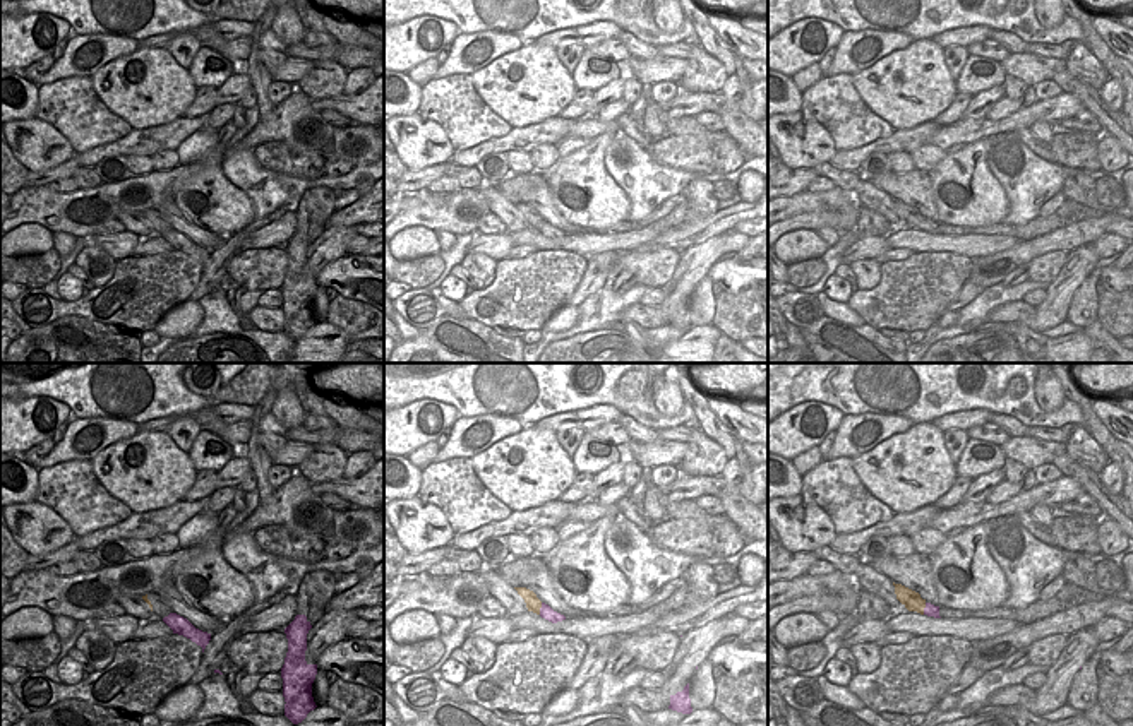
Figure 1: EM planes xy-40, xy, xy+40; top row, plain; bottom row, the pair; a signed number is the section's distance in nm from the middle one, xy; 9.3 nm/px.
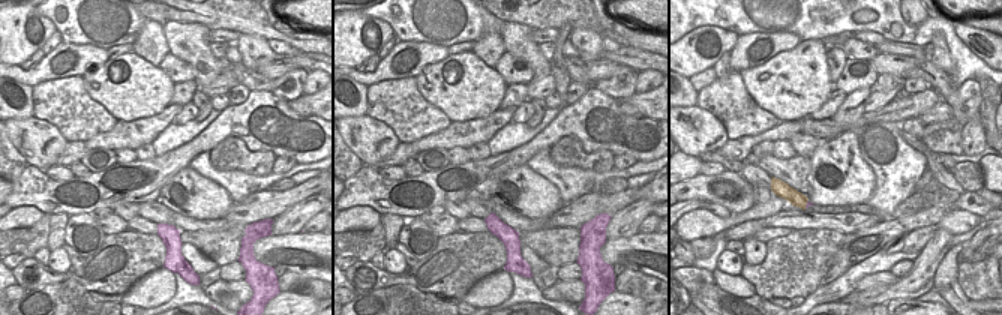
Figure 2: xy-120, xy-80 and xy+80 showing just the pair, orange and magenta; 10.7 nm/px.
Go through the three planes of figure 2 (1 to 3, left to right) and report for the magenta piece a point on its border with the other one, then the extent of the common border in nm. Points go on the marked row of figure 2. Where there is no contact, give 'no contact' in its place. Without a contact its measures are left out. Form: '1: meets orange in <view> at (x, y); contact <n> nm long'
1: no contact
2: no contact
3: meets orange in xy+80 at (806, 204); contact 100 nm long

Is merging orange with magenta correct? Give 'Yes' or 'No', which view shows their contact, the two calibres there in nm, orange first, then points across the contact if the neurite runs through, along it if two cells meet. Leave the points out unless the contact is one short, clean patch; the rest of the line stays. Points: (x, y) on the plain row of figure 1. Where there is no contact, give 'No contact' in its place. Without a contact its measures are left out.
No. Touches orange in xy. Thickness 140 nm (orange) against 130 nm. Boundary: xy (542, 220), (539, 230)

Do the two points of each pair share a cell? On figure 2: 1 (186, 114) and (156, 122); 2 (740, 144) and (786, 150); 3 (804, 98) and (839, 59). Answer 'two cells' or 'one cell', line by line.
1: two cells
2: two cells
3: two cells

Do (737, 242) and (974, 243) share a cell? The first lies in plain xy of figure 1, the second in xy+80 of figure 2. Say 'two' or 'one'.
two

